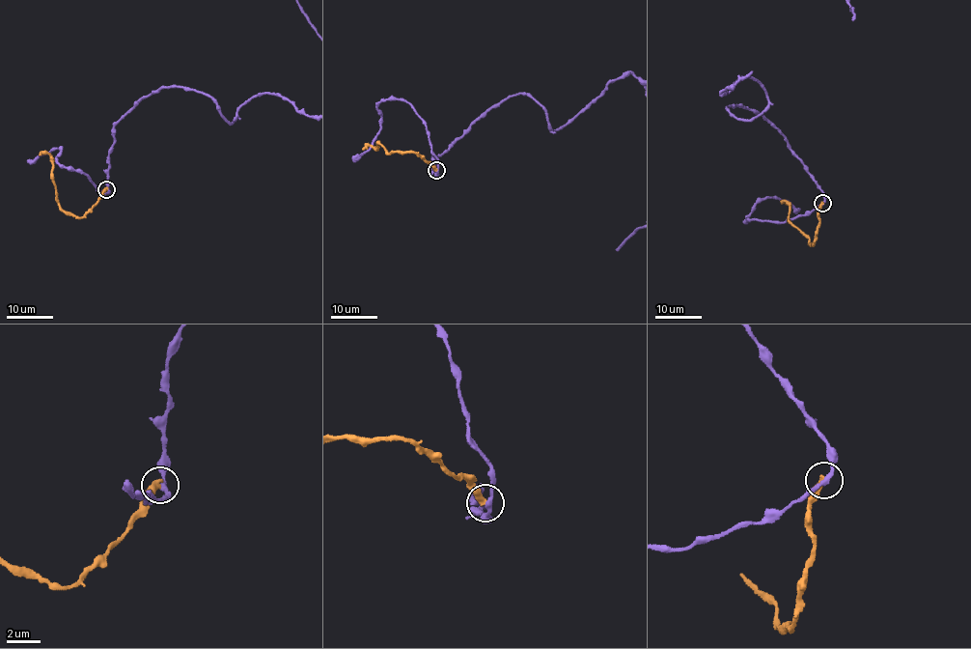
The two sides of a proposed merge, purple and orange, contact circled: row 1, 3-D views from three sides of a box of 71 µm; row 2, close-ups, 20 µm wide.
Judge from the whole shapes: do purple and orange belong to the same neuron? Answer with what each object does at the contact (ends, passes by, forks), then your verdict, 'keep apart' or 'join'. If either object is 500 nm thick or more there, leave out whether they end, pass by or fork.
purple passes by; orange ends; keep apart

